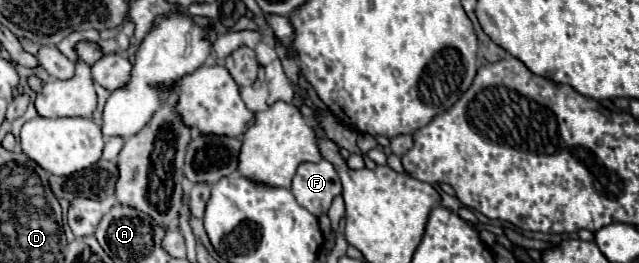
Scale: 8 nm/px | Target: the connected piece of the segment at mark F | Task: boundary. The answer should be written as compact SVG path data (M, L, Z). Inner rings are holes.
M322 159L318 163L300 163L290 191L300 207L320 217L328 211L332 199L342 193L342 185L334 165L328 159Z

